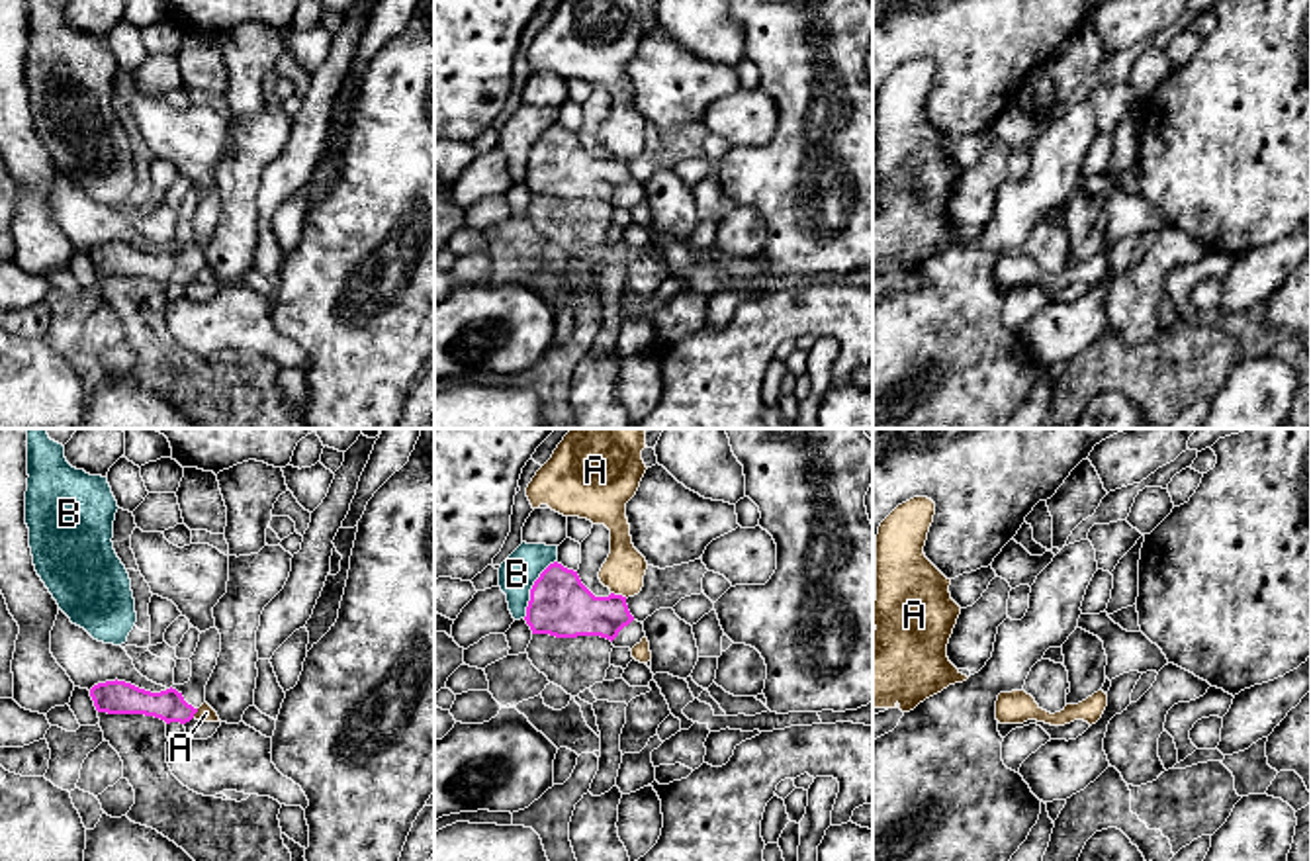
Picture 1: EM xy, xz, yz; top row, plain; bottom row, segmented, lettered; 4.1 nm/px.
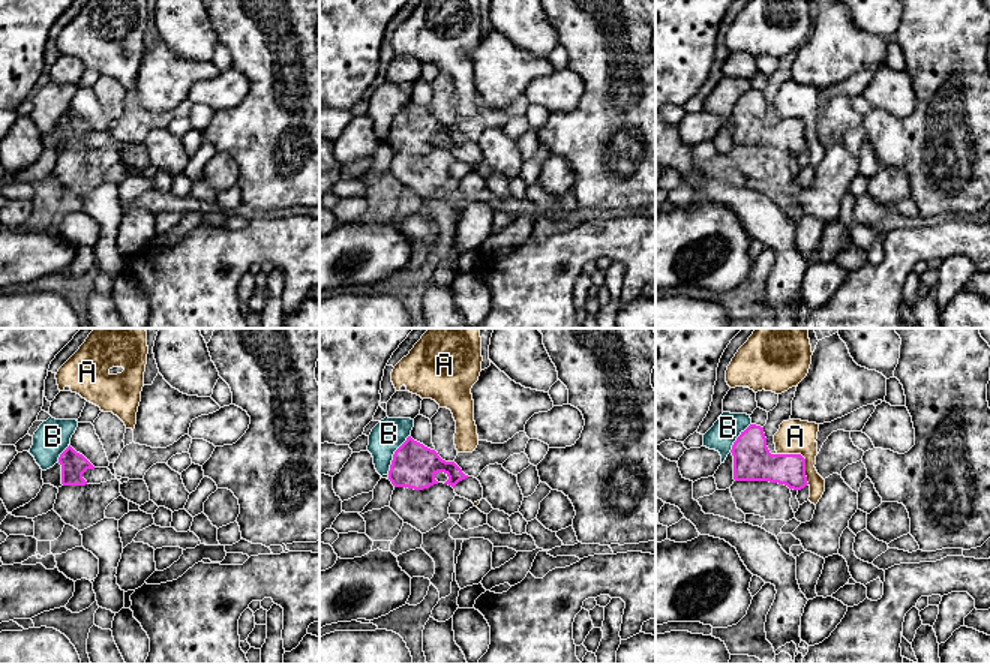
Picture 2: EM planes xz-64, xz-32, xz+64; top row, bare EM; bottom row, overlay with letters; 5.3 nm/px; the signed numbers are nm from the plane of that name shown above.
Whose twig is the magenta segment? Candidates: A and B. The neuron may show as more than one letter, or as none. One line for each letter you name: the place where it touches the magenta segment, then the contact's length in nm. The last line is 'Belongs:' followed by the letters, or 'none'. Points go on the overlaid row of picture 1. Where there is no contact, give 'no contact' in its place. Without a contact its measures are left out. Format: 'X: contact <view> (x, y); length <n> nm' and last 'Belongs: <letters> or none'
Belongs: none

